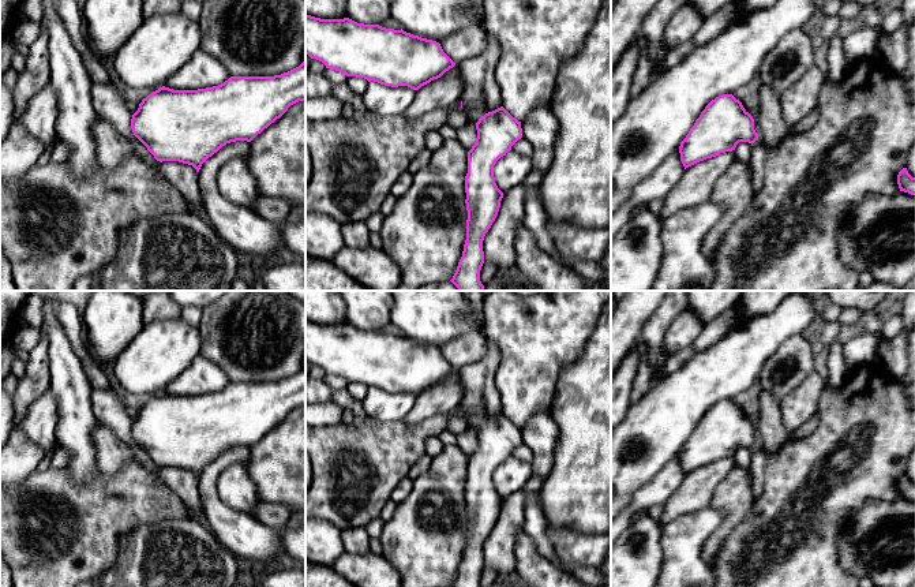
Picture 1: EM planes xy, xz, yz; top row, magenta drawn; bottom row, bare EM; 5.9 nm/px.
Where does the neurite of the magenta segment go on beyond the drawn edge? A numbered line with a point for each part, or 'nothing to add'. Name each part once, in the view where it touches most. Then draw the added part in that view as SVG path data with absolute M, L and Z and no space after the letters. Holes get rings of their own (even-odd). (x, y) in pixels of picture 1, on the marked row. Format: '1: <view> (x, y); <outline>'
nothing to add

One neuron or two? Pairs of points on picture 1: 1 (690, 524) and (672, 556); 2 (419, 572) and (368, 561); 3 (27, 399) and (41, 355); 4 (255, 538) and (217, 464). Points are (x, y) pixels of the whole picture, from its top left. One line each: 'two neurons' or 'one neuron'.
1: one neuron
2: two neurons
3: one neuron
4: one neuron

